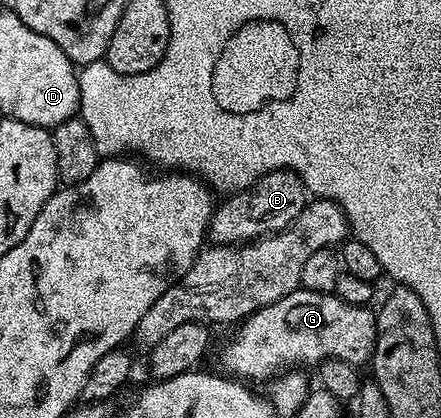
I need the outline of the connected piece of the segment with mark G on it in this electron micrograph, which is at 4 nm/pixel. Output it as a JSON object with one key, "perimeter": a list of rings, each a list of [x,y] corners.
{"perimeter":[[[299,288],[276,300],[276,304],[249,314],[237,323],[235,330],[238,331],[222,350],[221,369],[238,380],[270,380],[283,368],[306,368],[306,365],[314,368],[326,358],[364,367],[374,356],[378,319],[370,306],[348,304],[335,293],[321,294]]]}

